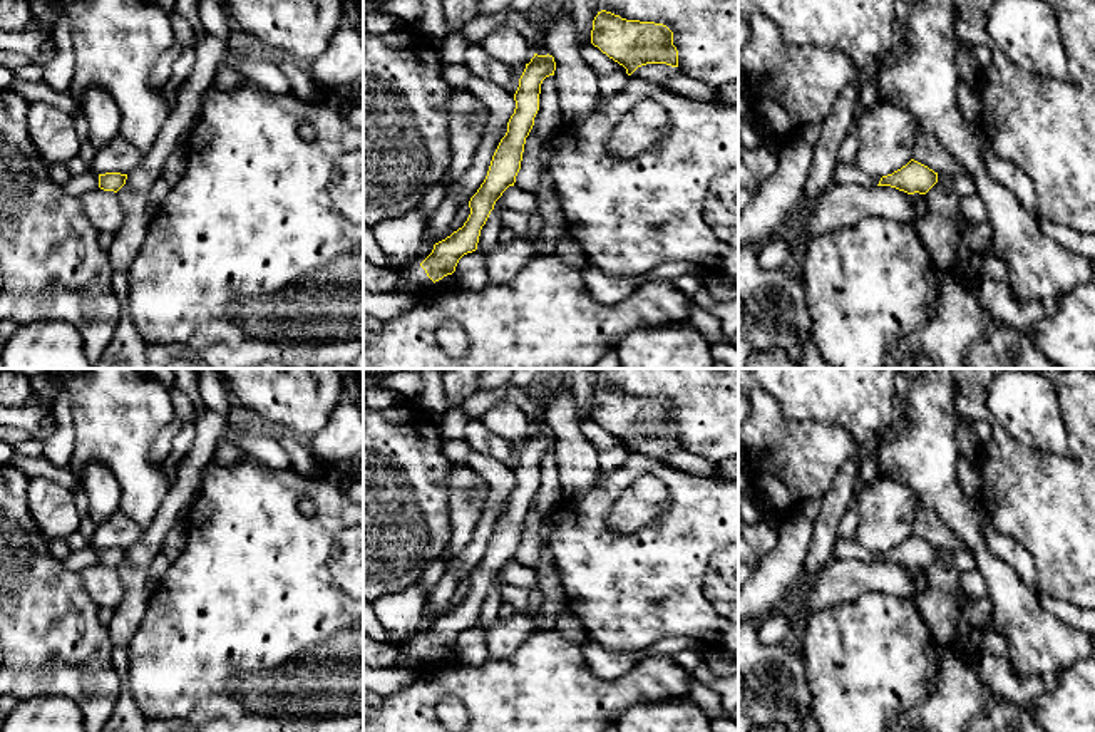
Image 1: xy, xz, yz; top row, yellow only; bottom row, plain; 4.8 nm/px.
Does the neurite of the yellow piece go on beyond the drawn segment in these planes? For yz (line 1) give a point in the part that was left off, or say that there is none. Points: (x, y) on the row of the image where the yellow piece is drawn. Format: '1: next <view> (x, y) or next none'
1: next none

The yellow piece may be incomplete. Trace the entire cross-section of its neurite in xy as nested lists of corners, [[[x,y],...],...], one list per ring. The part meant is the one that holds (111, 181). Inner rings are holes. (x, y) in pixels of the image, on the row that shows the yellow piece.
[[[105,173],[99,174],[99,188],[117,193],[126,184],[127,174]]]

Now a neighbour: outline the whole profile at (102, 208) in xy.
[[[97,188],[82,194],[80,201],[85,214],[99,233],[116,235],[119,231],[124,214],[114,191]]]

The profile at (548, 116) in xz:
[[[549,75],[541,84],[539,111],[534,117],[536,136],[541,142],[554,136],[556,126],[561,122],[559,95],[556,77]]]

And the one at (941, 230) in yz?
[[[938,174],[938,183],[926,193],[928,214],[916,223],[916,229],[934,263],[941,271],[954,270],[958,245],[963,240],[959,196],[954,178]]]

